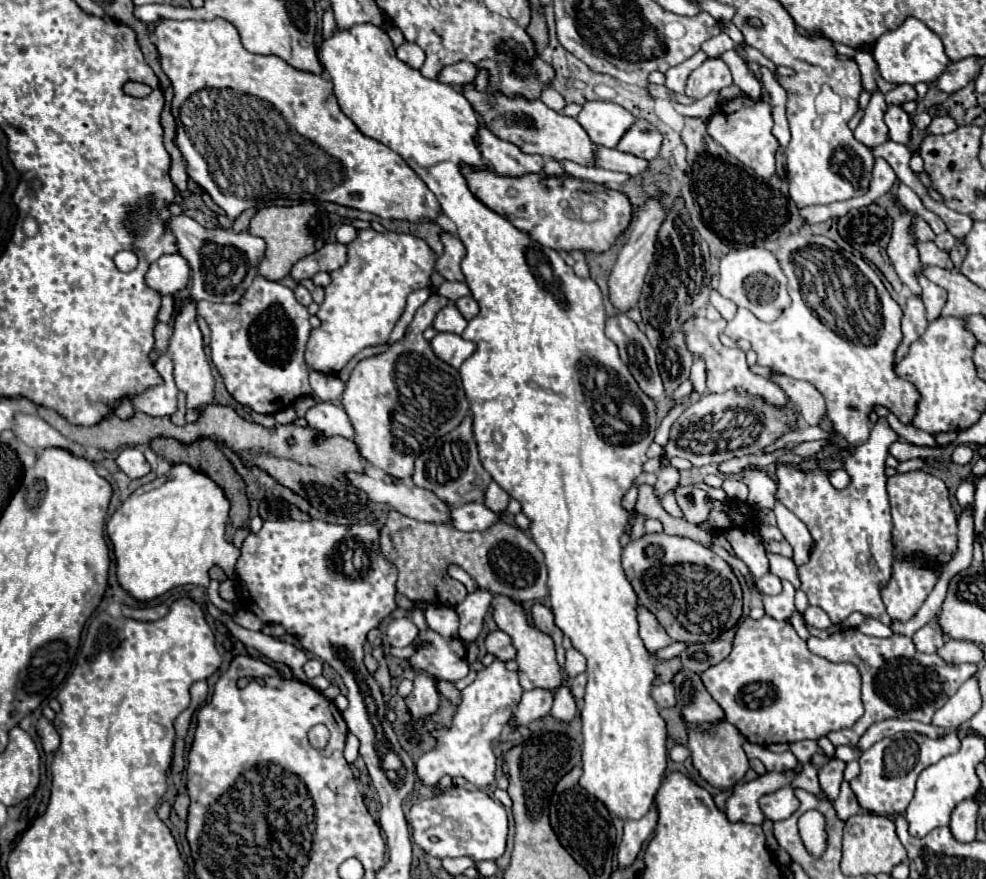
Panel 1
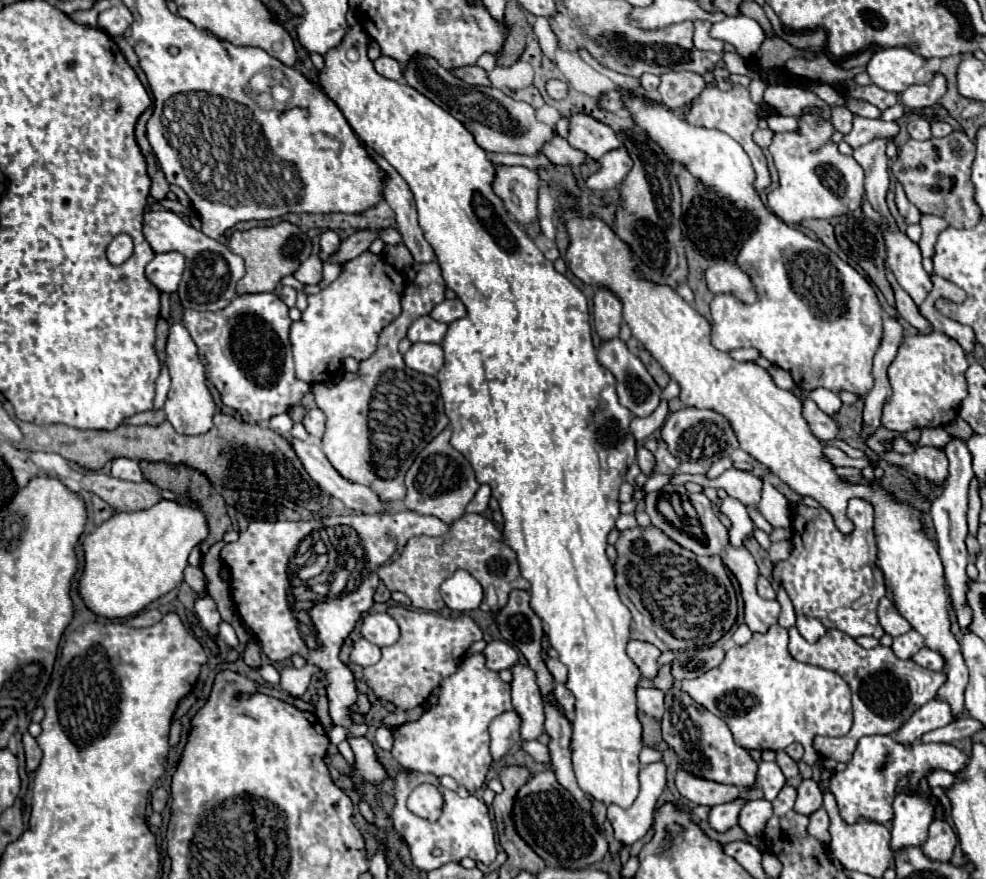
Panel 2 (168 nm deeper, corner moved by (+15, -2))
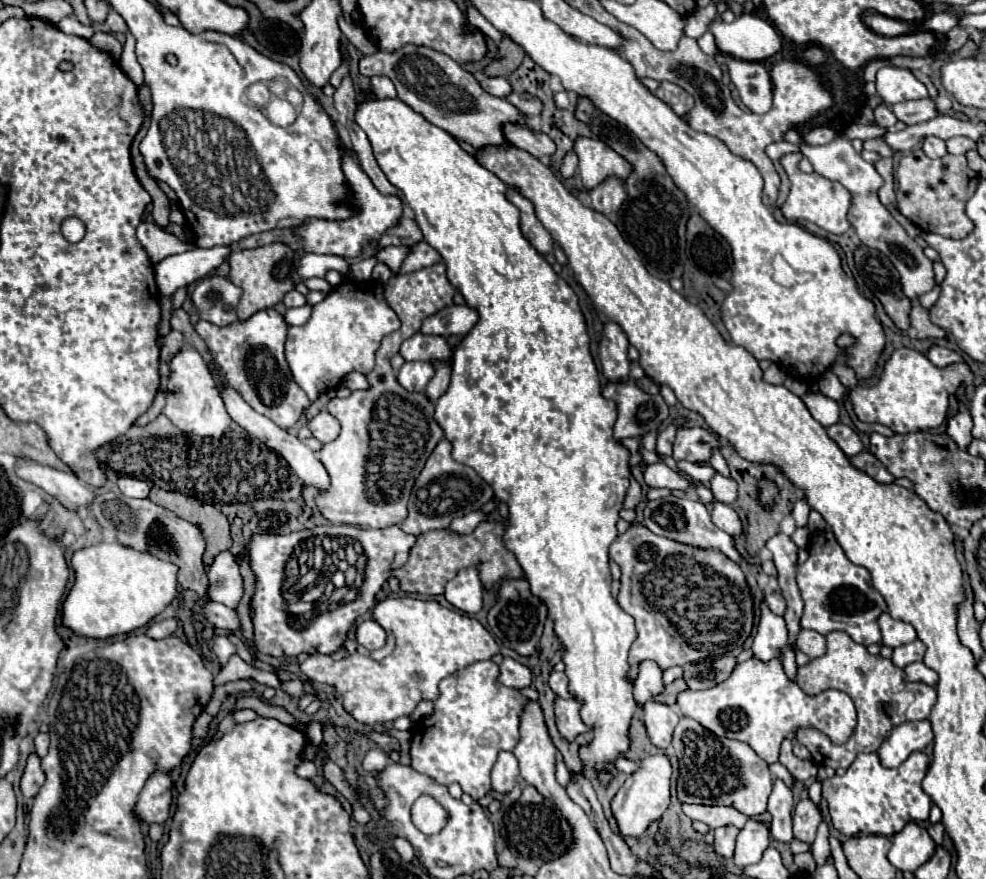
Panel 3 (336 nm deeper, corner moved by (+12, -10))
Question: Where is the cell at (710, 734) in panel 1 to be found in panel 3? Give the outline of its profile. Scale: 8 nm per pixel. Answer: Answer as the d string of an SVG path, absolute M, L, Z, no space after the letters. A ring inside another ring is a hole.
M683 804L683 812L691 818L691 820L701 820L705 822L711 830L719 828L719 826L727 826L733 824L737 828L743 828L743 824L747 822L747 816L743 816L737 808L731 806L703 806L703 804Z

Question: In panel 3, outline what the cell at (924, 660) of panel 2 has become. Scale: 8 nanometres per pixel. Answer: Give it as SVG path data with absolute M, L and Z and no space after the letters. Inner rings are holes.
M915 662L915 664L909 664L905 668L905 676L909 682L925 682L929 686L935 686L939 682L939 674L931 668L927 668L923 662Z

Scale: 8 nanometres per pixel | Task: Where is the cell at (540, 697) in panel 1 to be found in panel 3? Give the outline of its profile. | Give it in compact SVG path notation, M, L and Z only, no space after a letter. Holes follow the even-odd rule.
M499 752L497 756L497 762L491 770L491 786L493 790L497 792L511 792L511 788L515 786L517 782L517 776L519 776L519 762L515 760L515 754L513 752Z

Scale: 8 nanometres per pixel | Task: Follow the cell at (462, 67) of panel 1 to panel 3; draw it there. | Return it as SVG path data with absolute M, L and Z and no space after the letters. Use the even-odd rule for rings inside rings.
M485 78L485 92L505 98L511 92L511 84L507 82L507 78Z

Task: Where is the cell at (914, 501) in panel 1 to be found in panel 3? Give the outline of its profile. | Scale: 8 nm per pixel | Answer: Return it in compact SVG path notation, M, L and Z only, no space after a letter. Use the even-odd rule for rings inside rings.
M883 612L879 616L879 628L881 628L881 634L883 634L883 644L891 646L891 648L909 644L917 638L917 632L911 624L901 622L901 620L893 620L889 616L889 612Z

